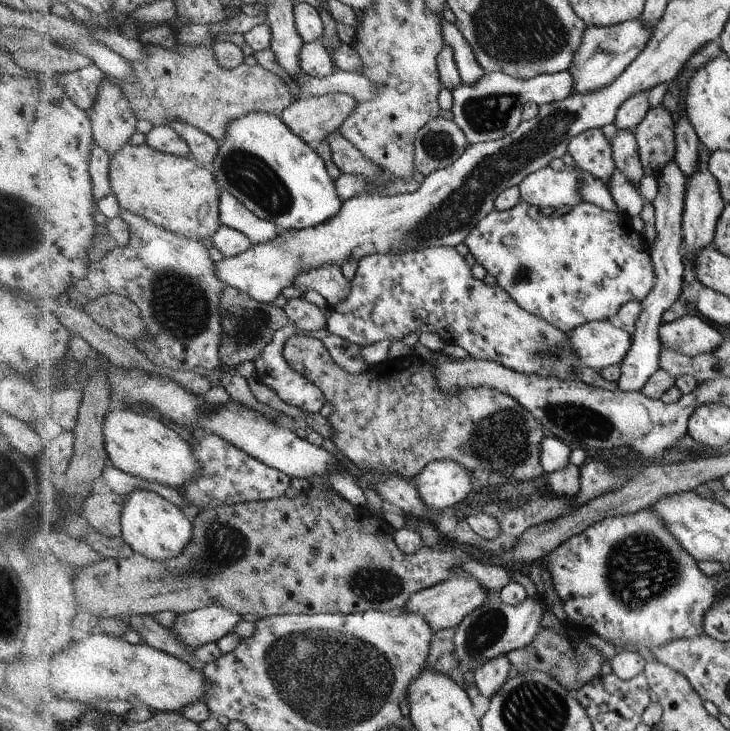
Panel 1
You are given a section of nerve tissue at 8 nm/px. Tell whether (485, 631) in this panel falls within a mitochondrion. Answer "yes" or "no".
yes

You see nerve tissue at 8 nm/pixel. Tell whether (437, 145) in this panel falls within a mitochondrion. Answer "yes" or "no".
yes

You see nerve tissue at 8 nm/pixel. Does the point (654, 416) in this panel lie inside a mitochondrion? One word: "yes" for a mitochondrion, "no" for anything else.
no

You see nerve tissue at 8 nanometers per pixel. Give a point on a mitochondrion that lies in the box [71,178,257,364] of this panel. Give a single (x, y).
(179, 304)

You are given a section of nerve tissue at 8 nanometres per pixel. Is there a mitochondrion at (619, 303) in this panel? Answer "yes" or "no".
no

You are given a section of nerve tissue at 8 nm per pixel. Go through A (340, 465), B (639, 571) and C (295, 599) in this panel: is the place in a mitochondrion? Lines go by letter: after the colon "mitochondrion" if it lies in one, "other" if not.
A: other
B: mitochondrion
C: other

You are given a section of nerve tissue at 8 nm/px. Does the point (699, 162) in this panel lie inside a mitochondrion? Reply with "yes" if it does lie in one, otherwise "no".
no

